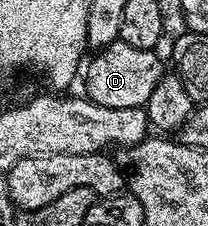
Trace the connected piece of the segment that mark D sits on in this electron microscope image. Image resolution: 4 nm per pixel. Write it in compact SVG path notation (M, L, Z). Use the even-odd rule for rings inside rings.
M119 41L97 50L93 55L96 56L92 60L89 58L86 63L86 71L88 67L86 95L99 107L110 109L144 107L150 101L150 93L154 93L158 81L166 73L166 67L160 64L161 56L156 51L134 49L134 45L126 45Z

